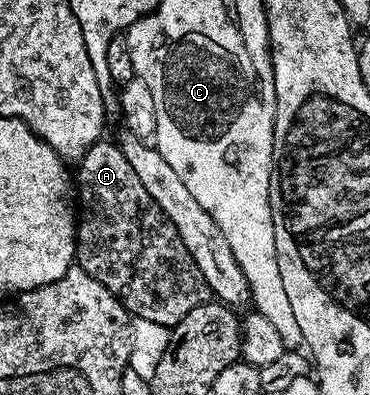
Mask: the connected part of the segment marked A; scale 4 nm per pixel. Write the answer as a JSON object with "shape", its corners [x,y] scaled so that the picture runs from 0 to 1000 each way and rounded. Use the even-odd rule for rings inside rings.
{"shape":[[[276,349],[230,395],[211,408],[216,438],[203,438],[200,456],[211,468],[211,565],[205,572],[205,656],[203,666],[243,704],[276,714],[297,734],[305,762],[319,765],[349,790],[349,803],[395,815],[427,815],[473,825],[524,785],[524,775],[554,767],[565,747],[514,633],[481,603],[470,562],[438,542],[438,522],[405,501],[405,489],[384,473],[373,441],[341,410],[322,362]]]}

